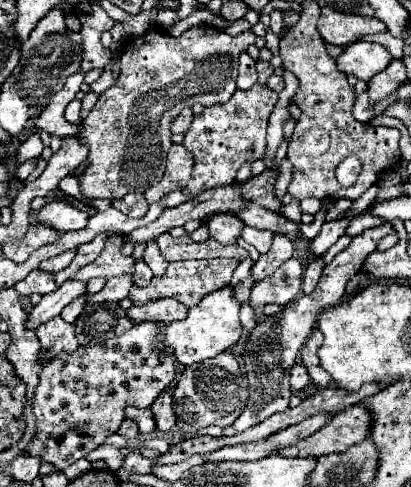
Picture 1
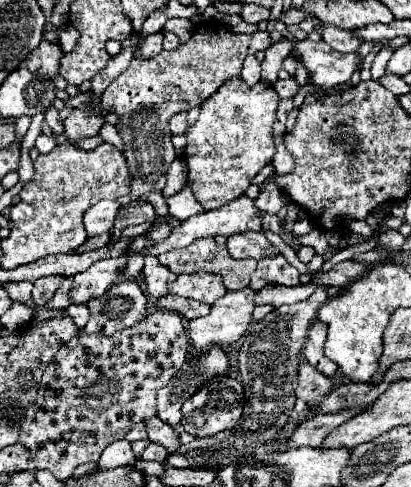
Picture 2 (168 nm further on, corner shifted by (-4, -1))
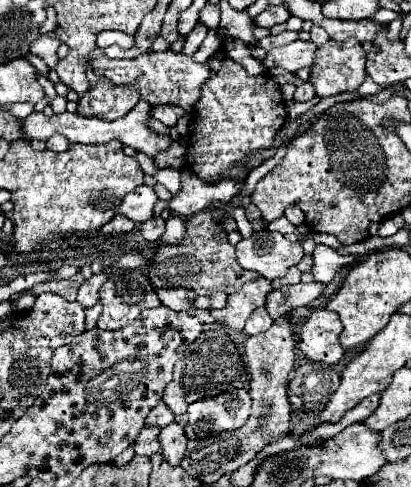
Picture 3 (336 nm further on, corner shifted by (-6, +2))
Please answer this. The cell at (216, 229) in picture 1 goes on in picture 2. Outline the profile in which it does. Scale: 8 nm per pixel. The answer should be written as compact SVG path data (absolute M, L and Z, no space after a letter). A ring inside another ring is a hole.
M239 232L237 236L229 236L227 250L233 258L255 258L255 260L279 252L269 244L263 232Z

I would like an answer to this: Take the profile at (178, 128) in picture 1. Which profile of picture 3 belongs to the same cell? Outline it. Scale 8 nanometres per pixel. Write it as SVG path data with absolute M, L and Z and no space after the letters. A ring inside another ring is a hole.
M157 105L157 107L151 109L151 117L157 119L157 121L161 121L167 127L173 127L183 113L185 113L183 109L173 107L173 105Z

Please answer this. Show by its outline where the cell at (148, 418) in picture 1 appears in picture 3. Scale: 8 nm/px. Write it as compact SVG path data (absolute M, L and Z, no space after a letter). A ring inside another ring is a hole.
M171 423L171 425L163 427L159 441L161 441L161 447L163 447L165 461L169 461L169 465L173 465L173 467L179 465L181 459L183 459L185 447L187 447L187 437L185 437L183 427L179 423Z

